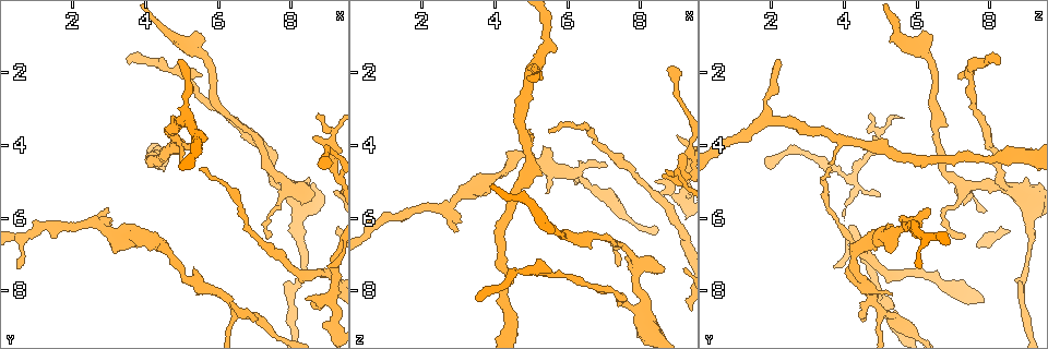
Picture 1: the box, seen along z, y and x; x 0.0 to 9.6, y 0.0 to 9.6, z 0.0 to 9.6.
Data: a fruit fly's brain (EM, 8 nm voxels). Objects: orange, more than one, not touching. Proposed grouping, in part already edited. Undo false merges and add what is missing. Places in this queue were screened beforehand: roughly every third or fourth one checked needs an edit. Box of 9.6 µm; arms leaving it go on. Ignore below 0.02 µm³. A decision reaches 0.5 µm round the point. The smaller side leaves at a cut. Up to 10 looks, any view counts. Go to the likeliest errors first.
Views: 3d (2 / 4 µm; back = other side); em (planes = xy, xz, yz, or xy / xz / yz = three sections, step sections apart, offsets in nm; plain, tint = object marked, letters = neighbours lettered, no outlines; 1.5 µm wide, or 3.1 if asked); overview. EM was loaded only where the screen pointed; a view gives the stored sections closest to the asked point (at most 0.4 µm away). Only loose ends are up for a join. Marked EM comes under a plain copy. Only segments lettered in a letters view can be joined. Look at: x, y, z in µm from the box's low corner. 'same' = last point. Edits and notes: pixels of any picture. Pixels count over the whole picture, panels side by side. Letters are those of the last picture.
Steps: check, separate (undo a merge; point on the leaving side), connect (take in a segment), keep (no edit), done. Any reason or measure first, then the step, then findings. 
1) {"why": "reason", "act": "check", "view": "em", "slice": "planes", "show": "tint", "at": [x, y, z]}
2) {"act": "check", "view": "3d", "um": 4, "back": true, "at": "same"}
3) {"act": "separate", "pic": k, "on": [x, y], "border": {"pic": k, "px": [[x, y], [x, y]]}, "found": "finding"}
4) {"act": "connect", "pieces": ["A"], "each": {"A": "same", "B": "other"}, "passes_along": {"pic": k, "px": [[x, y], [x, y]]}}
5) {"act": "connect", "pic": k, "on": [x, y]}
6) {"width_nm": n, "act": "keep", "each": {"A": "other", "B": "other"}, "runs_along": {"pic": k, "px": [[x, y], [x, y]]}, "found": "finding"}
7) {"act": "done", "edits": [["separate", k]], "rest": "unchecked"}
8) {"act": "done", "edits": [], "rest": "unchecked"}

{"why": "free end", "act": "check", "view": "em", "slice": "yz", "step": 8, "show": "letters", "at": [4.95, 4.55, 3.60]}

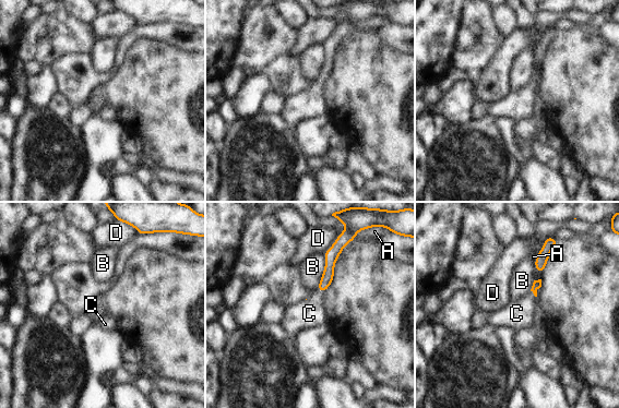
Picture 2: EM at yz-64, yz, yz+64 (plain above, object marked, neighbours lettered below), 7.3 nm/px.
{"act": "connect", "pieces": ["C"], "each": {"A": "other", "B": "other", "C": "same", "D": "other"}, "passes_along": {"pic": 2, "px": [[537, 284], [533, 292], [516, 313]]}, "found": "it goes on there"}

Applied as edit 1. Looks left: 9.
{"act": "check", "view": "overview"}

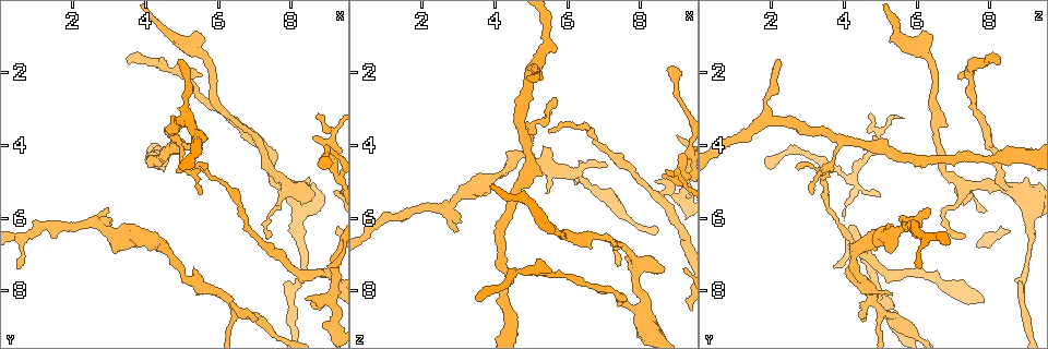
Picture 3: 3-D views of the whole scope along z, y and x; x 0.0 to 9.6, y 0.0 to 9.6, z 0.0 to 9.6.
{"act": "check", "view": "em", "slice": "planes", "show": "letters", "at": [3.50, 1.75, 8.30]}

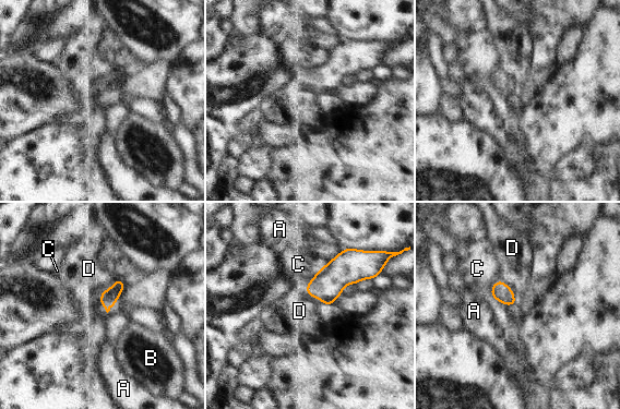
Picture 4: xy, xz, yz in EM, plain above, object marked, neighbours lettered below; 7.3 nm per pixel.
{"longest_contact_nm": ["D", 220], "act": "keep", "each": {"A": "other", "B": "other", "C": "other", "D": "other"}, "found": "no lettered segment goes on from it"}

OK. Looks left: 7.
{"why": "branch stops here", "act": "check", "view": "em", "slice": "planes", "show": "tint", "at": [6.90, 8.80, 4.55]}

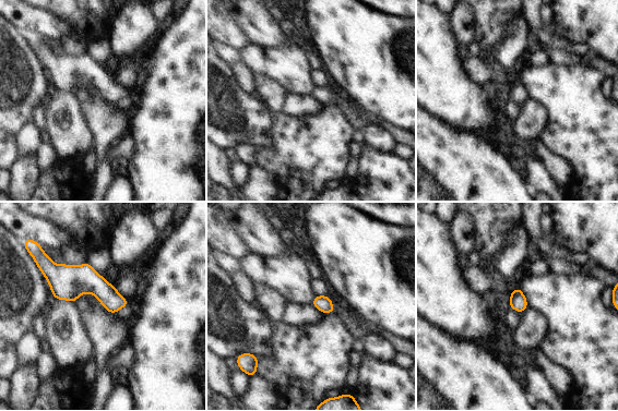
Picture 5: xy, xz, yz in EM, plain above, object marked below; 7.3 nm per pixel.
{"why": "what lies round it", "act": "check", "view": "em", "slice": "planes", "show": "letters", "at": "same"}

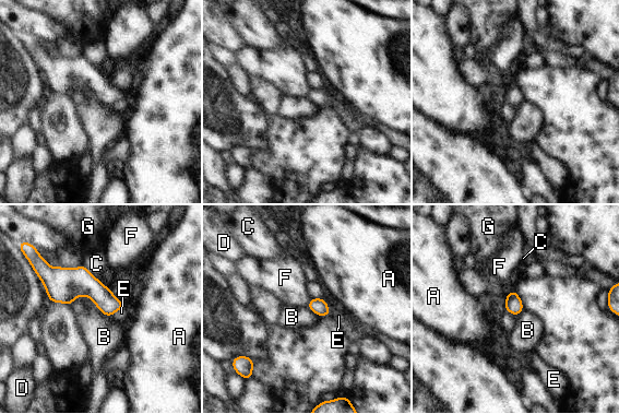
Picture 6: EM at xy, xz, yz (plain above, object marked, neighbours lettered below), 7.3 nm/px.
{"longest_contact_nm": ["B", 320], "act": "keep", "each": {"A": "other", "B": "other", "C": "other", "D": "other", "E": "other", "F": "other", "G": "other"}, "border": {"pic": 6, "px": [[70, 305], [86, 295], [110, 317]]}, "found": "no lettered segment goes on from it"}

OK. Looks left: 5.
{"why": "a narrow waist", "act": "check", "view": "em", "slice": "yz", "step": 4, "show": "letters", "at": [5.90, 3.10, 7.60]}

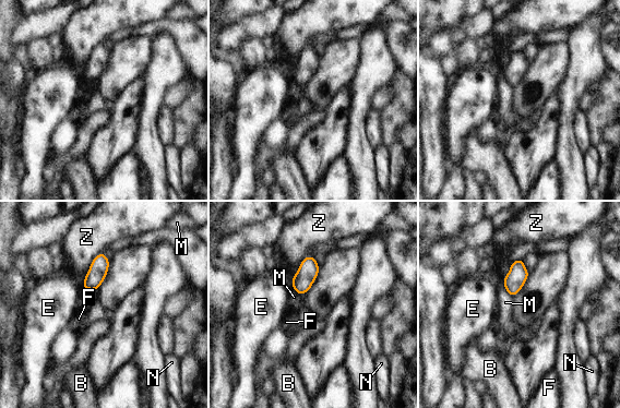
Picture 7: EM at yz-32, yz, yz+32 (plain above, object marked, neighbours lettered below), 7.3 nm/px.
{"longest_contact_nm": ["Z", 300], "act": "keep", "each": {"B": "other", "E": "other", "F": "other", "M": "other", "N": "other", "Z": "other"}, "border": {"pic": 7, "px": [[501, 279], [504, 289], [513, 298]]}, "found": "all the same neuron"}

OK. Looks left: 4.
{"act": "done", "edits": [["connect", 2]], "rest": "unchecked"}

